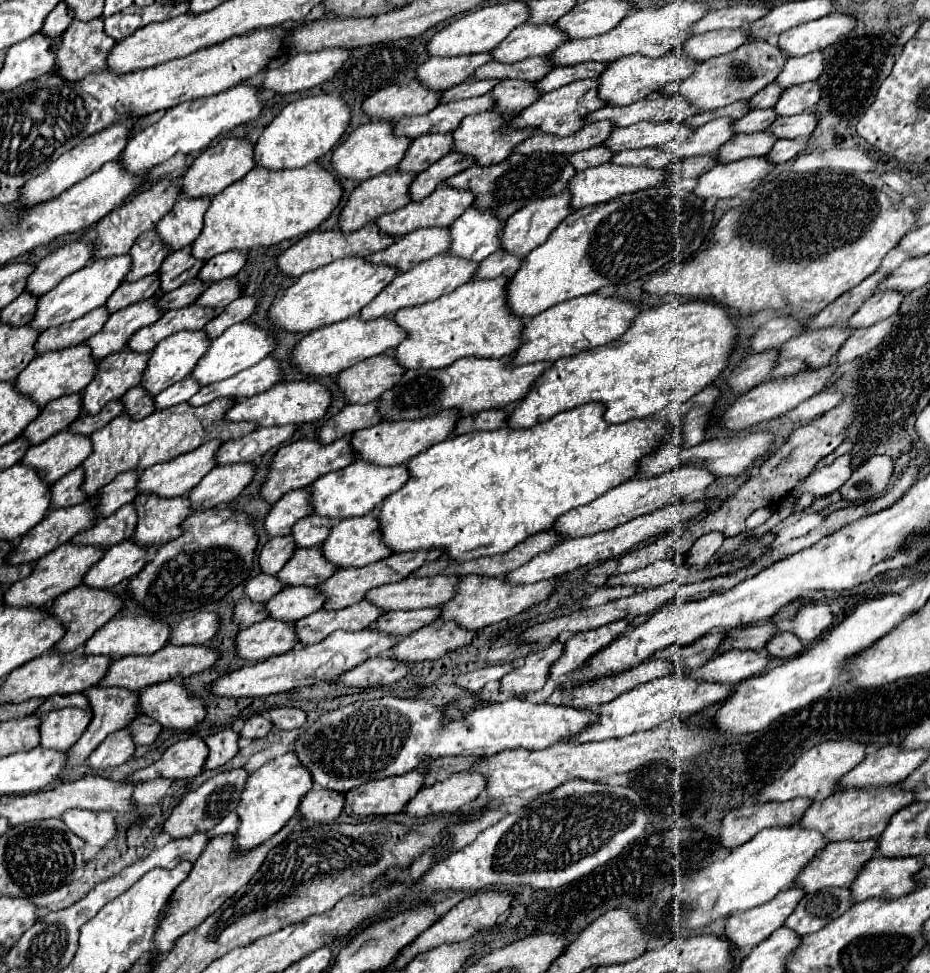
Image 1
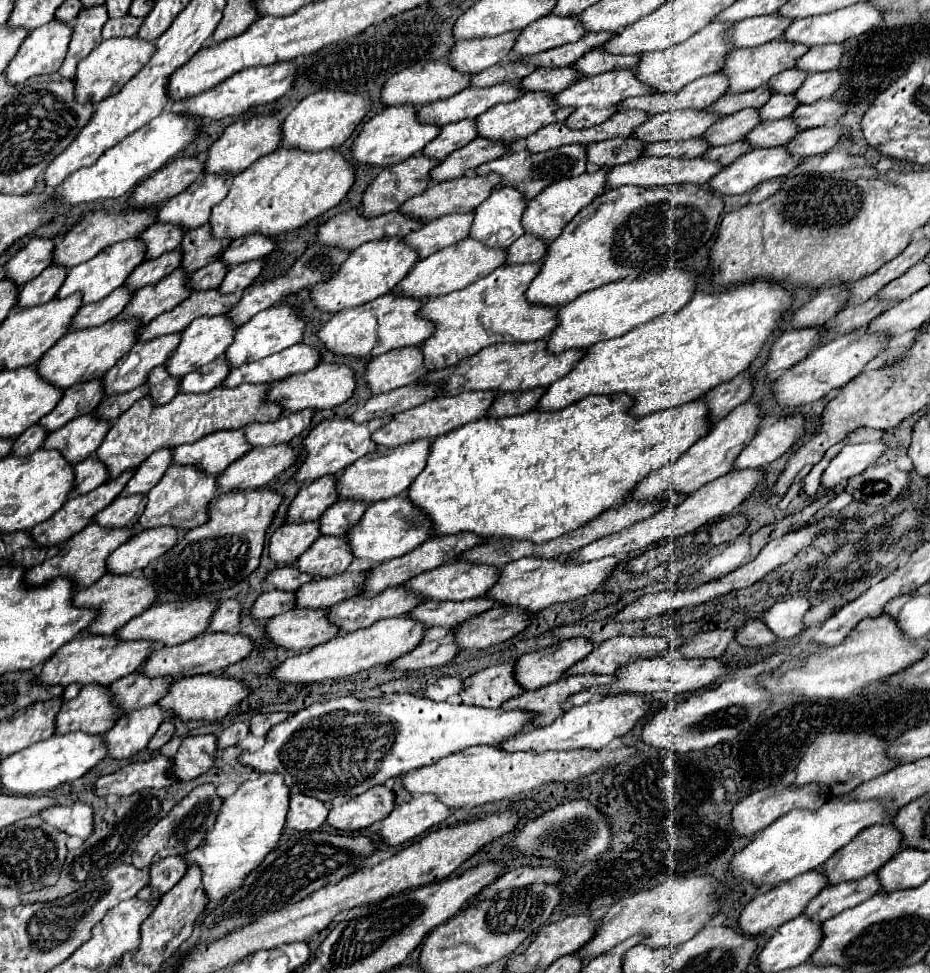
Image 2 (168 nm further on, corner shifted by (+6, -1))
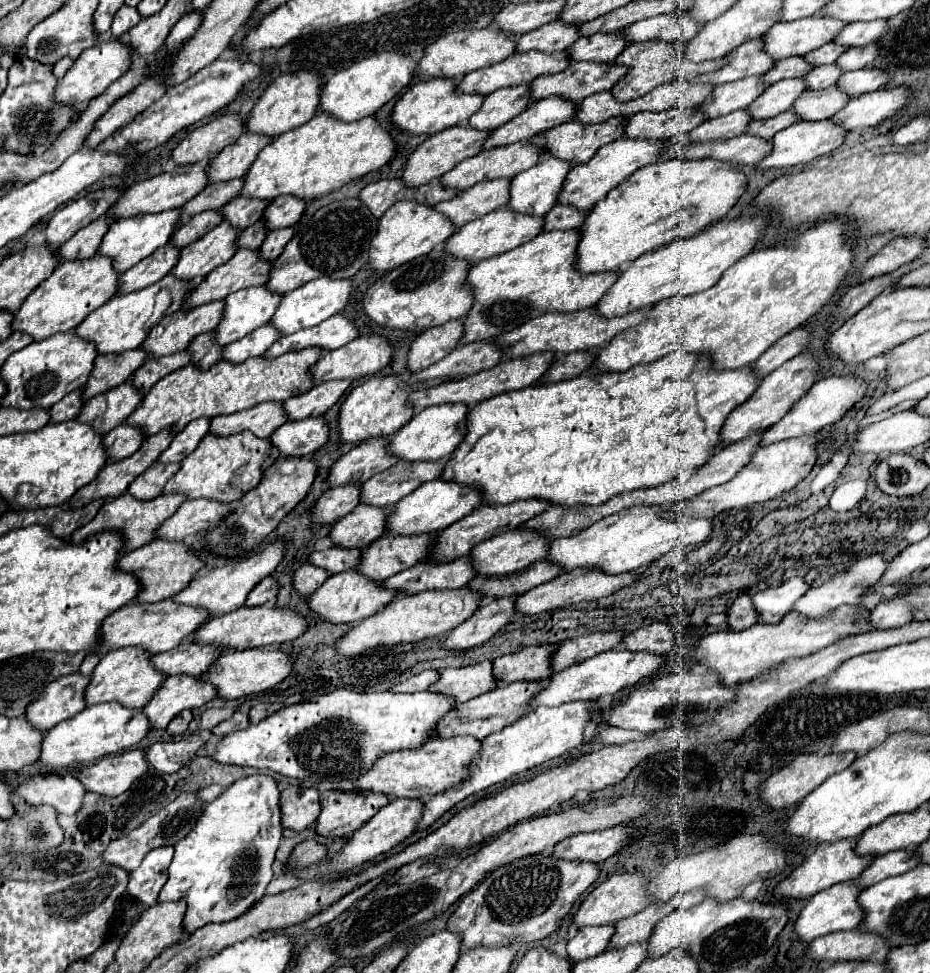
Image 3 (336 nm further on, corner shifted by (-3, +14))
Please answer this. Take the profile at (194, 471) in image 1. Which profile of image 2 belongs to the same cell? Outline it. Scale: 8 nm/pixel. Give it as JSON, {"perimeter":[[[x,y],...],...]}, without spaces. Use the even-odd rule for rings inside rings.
{"perimeter":[[[221,430],[193,444],[173,448],[173,464],[197,466],[201,472],[217,476],[249,450],[251,446],[245,442],[243,430]]]}

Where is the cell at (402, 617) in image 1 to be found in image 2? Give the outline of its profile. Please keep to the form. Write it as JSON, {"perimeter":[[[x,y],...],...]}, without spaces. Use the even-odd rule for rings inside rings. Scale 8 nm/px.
{"perimeter":[[[475,598],[475,600],[463,600],[463,602],[423,602],[409,612],[409,618],[419,620],[427,628],[443,626],[449,630],[459,622],[469,620],[471,616],[485,612],[493,606],[495,602],[487,598]]]}

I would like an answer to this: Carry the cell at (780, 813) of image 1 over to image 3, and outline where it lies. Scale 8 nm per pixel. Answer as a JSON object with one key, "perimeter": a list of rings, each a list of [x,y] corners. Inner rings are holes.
{"perimeter":[[[830,753],[830,755],[798,755],[790,765],[786,765],[784,769],[780,769],[778,773],[770,775],[762,787],[760,787],[760,799],[774,807],[774,809],[782,809],[782,807],[792,807],[798,801],[802,801],[802,797],[806,797],[808,793],[812,793],[818,785],[822,785],[830,775],[846,769],[852,763],[854,755],[852,753]]]}

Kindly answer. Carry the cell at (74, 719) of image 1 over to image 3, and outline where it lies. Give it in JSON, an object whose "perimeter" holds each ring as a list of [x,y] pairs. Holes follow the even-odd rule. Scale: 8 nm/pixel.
{"perimeter":[[[112,649],[102,657],[102,661],[96,665],[92,673],[92,681],[86,689],[86,703],[96,705],[96,703],[108,703],[108,701],[120,701],[124,707],[130,709],[142,709],[146,701],[162,687],[162,673],[150,665],[152,653],[142,653],[142,649]]]}

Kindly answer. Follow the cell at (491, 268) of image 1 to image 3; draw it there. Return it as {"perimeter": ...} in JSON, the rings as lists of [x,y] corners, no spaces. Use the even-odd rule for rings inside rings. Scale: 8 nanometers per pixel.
{"perimeter":[[[554,205],[550,213],[546,213],[544,231],[568,231],[582,227],[586,219],[586,211],[574,209],[572,205]]]}

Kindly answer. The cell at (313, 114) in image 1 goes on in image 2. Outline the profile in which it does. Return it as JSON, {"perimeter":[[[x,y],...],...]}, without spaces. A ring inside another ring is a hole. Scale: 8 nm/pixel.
{"perimeter":[[[319,90],[303,98],[291,114],[281,124],[281,142],[279,148],[303,150],[303,152],[321,152],[341,146],[363,120],[369,110],[369,100],[363,94],[349,94],[343,90]]]}

